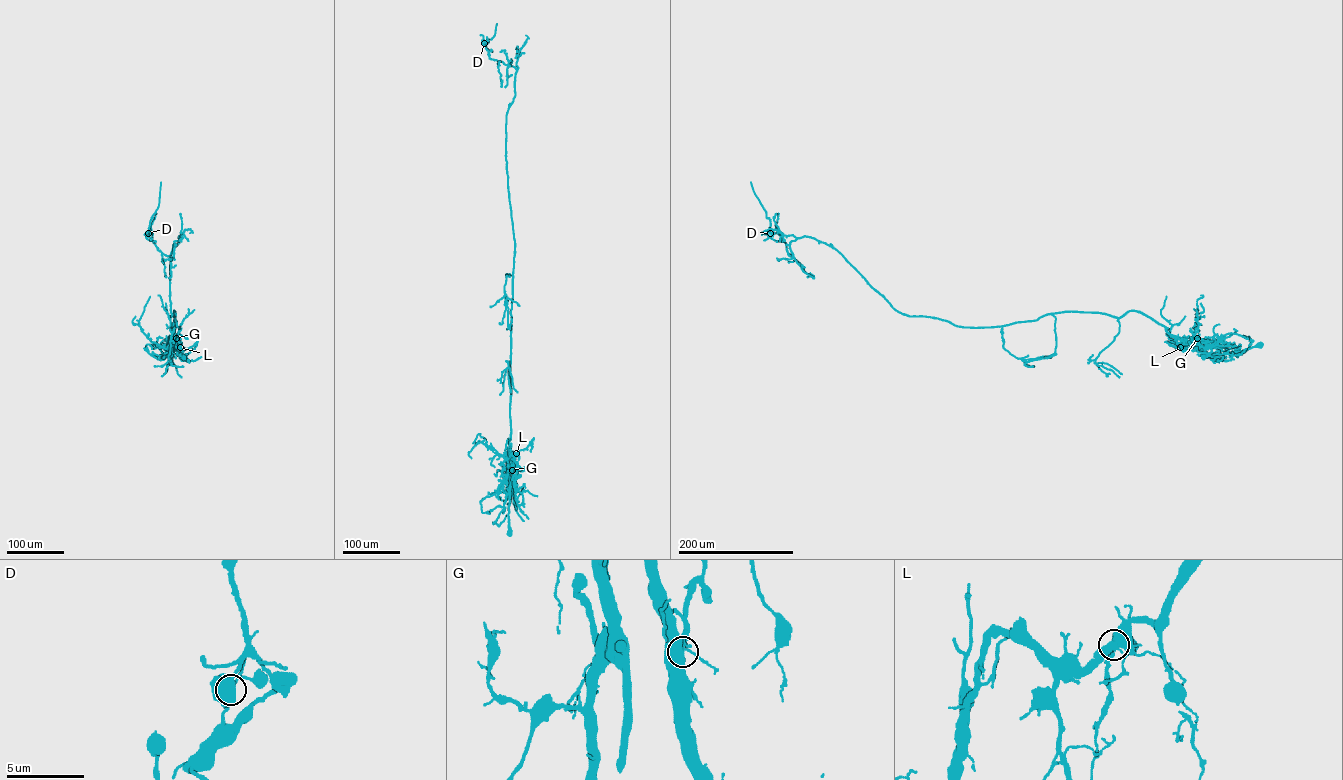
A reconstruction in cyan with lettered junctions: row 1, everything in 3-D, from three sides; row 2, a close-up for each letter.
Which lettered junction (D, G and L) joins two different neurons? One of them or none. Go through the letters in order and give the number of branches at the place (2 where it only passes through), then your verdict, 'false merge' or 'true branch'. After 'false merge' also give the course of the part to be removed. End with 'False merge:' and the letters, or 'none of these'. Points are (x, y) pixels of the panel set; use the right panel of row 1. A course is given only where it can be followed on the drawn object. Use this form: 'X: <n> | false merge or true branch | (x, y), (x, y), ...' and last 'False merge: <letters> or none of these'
D: 4 | false merge | (770, 233), (769, 219), (750, 182)
G: 4 | true branch
L: 3 | true branch
False merge: D

